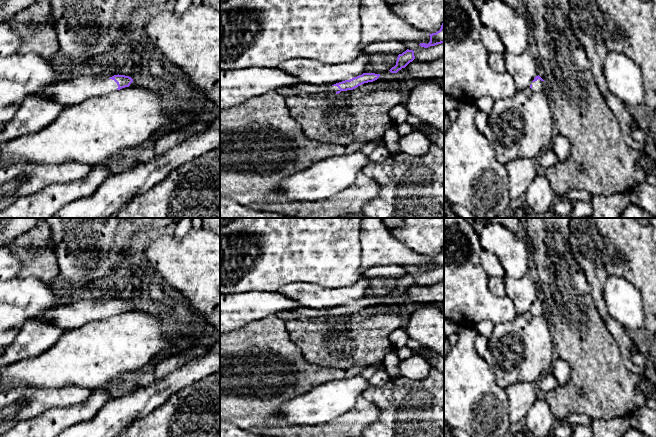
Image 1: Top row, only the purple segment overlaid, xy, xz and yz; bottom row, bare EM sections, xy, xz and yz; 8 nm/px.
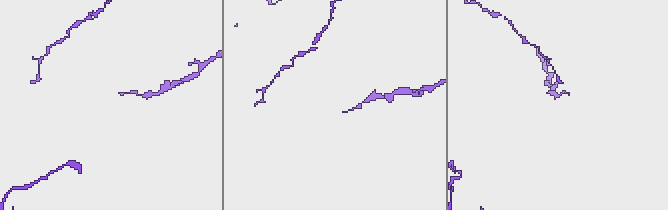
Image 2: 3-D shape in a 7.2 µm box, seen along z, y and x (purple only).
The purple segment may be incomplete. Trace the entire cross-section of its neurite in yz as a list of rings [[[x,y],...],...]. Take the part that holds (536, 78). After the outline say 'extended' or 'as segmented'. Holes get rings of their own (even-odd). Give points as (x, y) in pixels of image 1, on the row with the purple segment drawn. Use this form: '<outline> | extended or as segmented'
[[[539,75],[534,78],[530,88],[534,91],[547,91],[545,81]]] | extended

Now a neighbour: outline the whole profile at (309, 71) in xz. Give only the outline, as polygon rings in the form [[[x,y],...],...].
[[[362,50],[355,60],[340,64],[325,64],[306,58],[292,58],[280,63],[276,68],[298,77],[301,82],[330,86],[365,73],[371,55]]]

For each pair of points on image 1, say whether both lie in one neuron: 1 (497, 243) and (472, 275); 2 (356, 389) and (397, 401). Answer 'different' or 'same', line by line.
1: different
2: different

